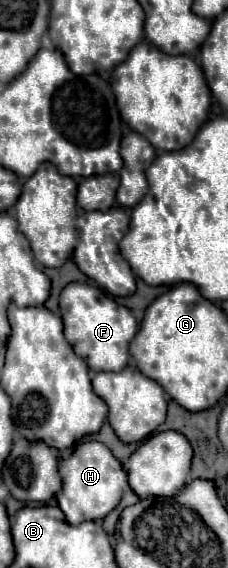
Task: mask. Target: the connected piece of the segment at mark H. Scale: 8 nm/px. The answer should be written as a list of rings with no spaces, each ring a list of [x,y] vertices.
[[[101,442],[77,444],[73,454],[59,464],[59,474],[63,480],[63,490],[57,494],[57,502],[69,524],[81,524],[83,520],[103,520],[119,504],[127,484],[127,474],[119,460]]]

